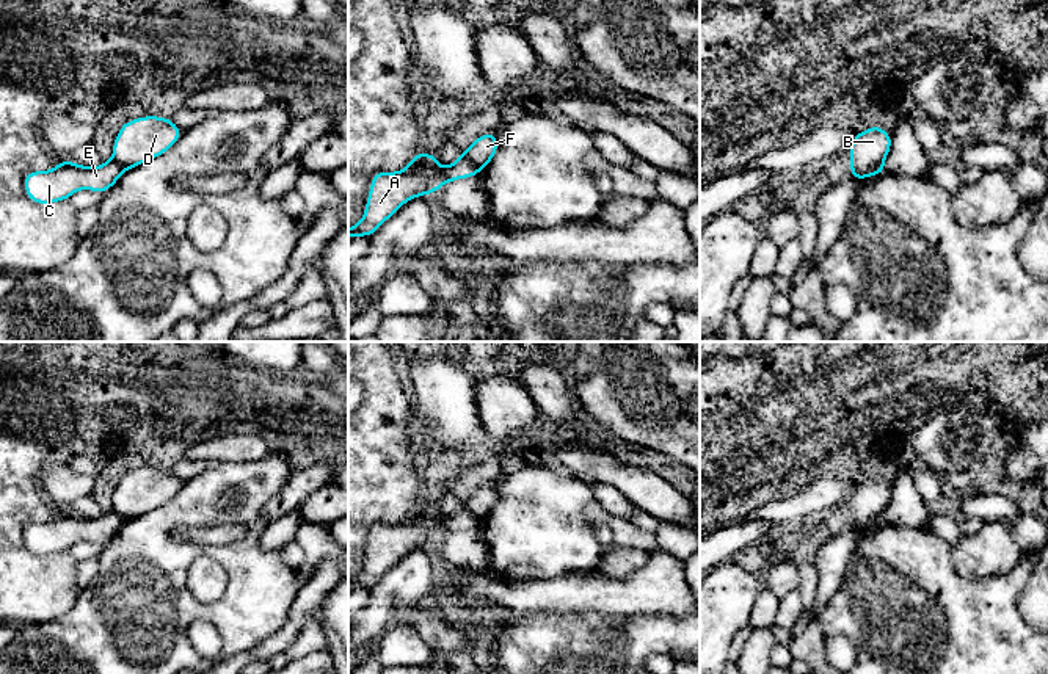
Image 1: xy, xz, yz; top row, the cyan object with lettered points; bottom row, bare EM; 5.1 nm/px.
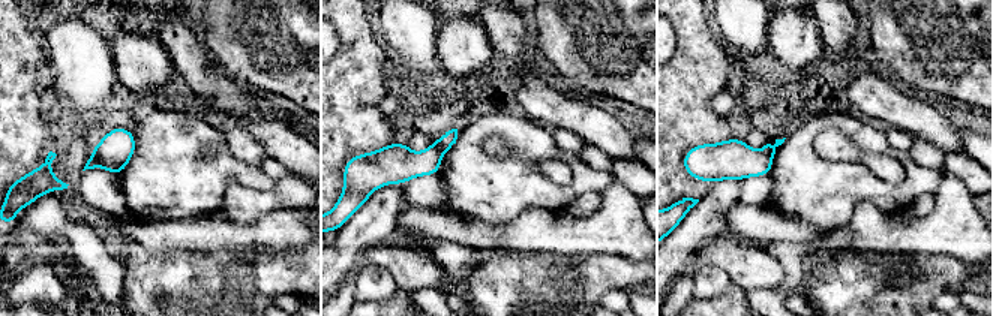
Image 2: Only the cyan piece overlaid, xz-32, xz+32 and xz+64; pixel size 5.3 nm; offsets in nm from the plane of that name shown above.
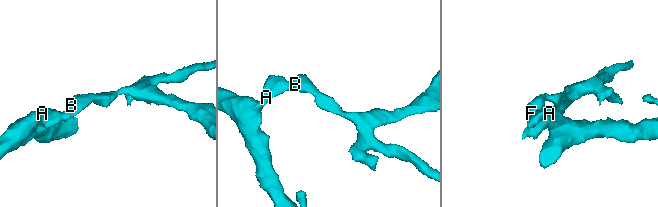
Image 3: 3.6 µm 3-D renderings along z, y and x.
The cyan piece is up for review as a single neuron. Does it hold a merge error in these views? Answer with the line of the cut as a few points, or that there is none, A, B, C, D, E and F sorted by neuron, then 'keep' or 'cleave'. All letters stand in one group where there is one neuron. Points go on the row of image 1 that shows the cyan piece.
cut yz (882, 162), (862, 177); groups A C E / B D F; cleave

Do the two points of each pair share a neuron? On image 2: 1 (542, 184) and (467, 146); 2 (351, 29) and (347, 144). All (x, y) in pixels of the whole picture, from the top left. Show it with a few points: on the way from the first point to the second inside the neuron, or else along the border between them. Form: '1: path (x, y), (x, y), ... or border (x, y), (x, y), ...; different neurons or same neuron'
1: path (524, 184), (504, 183), (485, 163); same neuron
2: path (351, 57), (347, 116); same neuron

